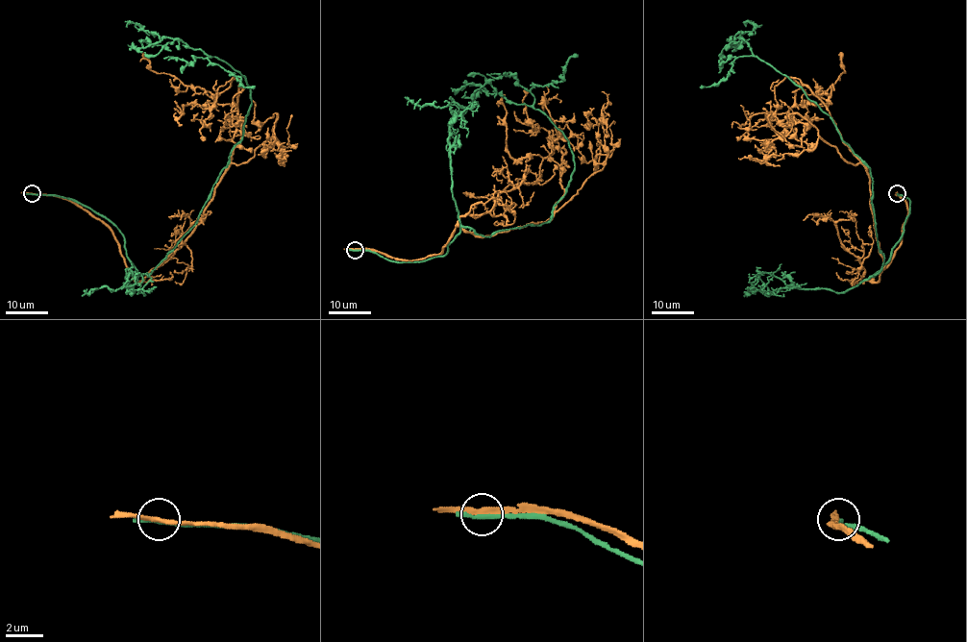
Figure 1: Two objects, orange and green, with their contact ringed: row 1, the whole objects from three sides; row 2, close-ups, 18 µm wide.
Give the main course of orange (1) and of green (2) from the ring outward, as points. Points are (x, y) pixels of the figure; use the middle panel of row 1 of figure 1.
1: (355, 250), (423, 259), (456, 227), (544, 222), (564, 195), (563, 153), (533, 184), (464, 194)
2: (355, 250), (425, 261), (461, 228), (551, 218), (565, 135), (483, 87), (449, 98)

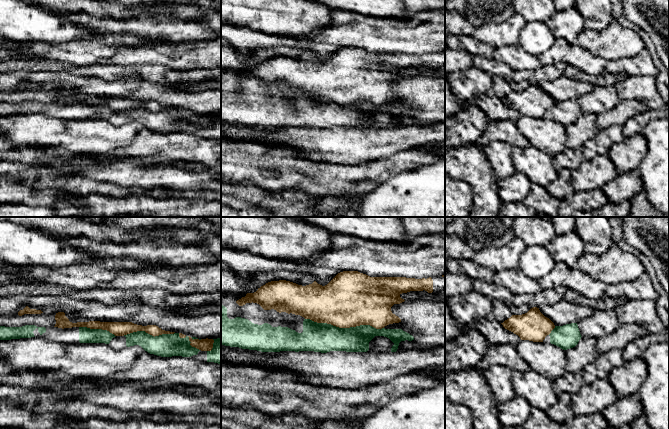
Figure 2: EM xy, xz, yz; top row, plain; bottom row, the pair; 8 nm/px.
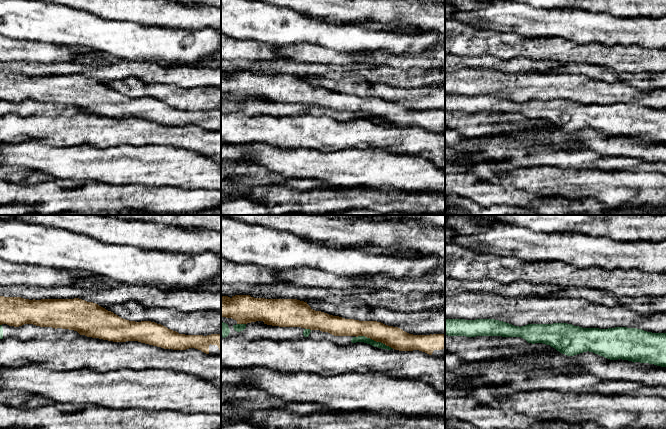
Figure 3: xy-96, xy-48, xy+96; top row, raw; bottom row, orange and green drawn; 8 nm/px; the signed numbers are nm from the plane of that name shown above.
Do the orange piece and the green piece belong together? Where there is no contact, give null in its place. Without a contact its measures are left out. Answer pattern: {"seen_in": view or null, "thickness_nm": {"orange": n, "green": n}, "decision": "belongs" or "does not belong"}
{"seen_in": "xz", "thickness_nm": {"orange": 440, "green": 240}, "decision": "does not belong"}

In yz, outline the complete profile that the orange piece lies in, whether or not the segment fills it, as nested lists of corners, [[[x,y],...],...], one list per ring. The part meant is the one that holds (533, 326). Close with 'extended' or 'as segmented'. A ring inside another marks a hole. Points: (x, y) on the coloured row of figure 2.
[[[537,307],[522,315],[512,315],[501,323],[503,327],[518,335],[521,340],[543,342],[555,328],[554,323],[545,317]]]; as segmented

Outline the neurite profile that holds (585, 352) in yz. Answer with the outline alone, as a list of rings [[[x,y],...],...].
[[[581,337],[575,347],[565,350],[566,371],[570,373],[582,372],[589,363],[594,363],[599,356],[596,346],[597,339]]]

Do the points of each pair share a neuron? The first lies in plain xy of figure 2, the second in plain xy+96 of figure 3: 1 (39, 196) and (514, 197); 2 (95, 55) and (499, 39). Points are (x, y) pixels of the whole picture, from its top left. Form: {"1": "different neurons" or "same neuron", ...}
{"1": "same neuron", "2": "same neuron"}

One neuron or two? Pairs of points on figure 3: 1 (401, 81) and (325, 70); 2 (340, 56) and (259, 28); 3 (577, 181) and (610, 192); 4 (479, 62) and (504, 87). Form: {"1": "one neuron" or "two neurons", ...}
{"1": "one neuron", "2": "two neurons", "3": "one neuron", "4": "two neurons"}

